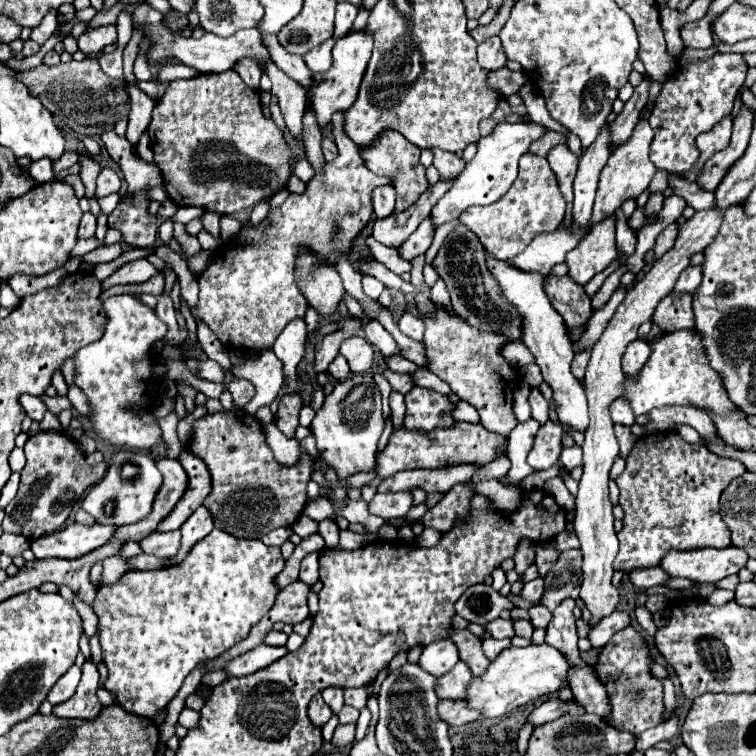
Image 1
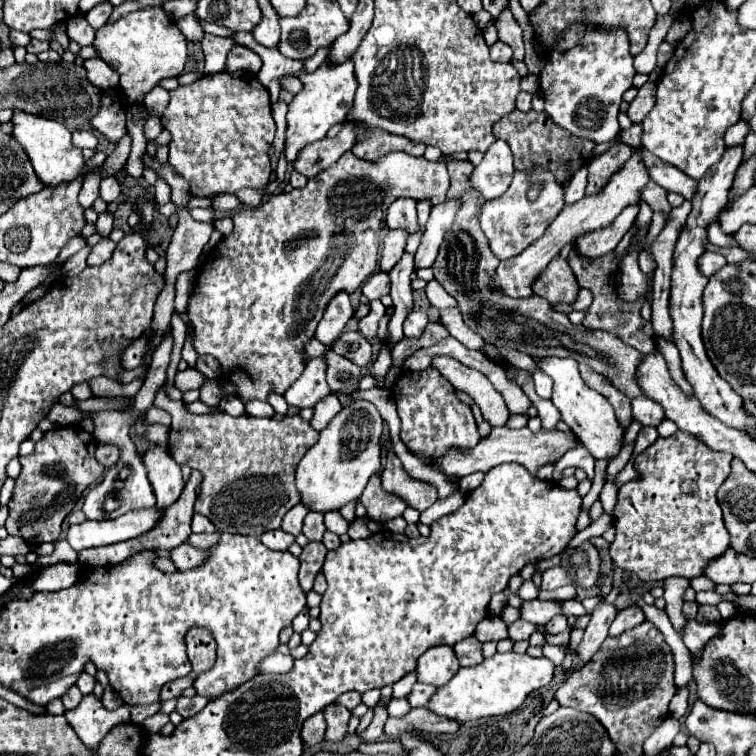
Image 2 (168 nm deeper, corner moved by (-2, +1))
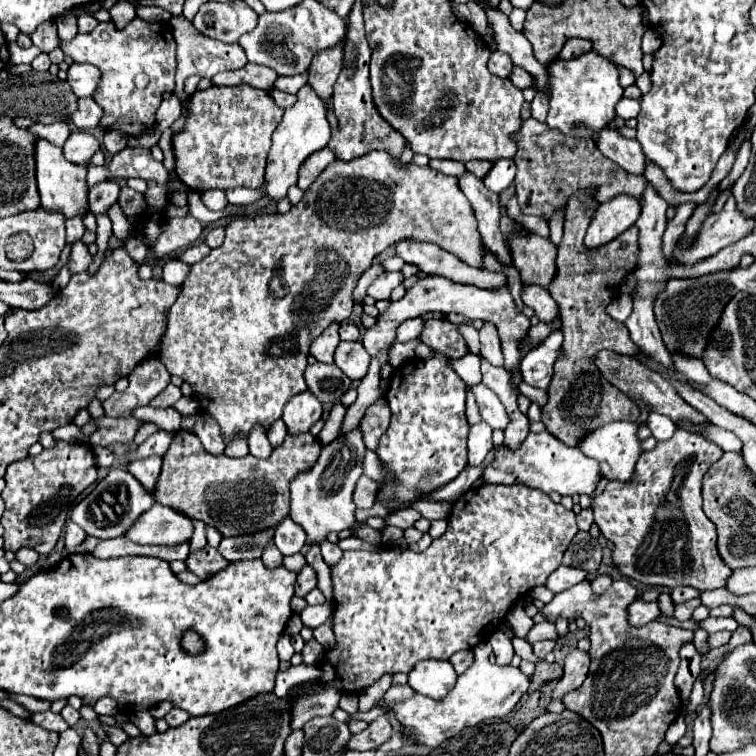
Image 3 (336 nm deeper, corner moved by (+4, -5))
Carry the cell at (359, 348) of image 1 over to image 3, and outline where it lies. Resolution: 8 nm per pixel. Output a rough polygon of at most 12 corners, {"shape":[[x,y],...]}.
{"shape":[[359,341],[339,343],[335,365],[351,381],[367,375],[371,357]]}

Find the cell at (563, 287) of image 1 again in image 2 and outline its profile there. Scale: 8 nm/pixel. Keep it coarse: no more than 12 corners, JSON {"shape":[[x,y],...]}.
{"shape":[[561,255],[533,283],[553,305],[575,303],[575,273]]}

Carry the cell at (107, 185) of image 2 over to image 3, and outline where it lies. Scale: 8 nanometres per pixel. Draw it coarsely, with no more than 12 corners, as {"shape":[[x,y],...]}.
{"shape":[[113,179],[89,189],[91,211],[117,203],[121,185]]}

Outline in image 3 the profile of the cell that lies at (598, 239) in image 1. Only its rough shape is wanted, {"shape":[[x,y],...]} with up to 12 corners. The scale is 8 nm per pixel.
{"shape":[[617,195],[601,203],[585,235],[601,247],[635,225],[639,201]]}

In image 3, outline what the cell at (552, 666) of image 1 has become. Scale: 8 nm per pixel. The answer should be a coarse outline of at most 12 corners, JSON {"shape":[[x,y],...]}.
{"shape":[[473,665],[447,697],[415,693],[377,707],[415,743],[437,747],[461,729],[505,717],[529,689],[511,665]]}

